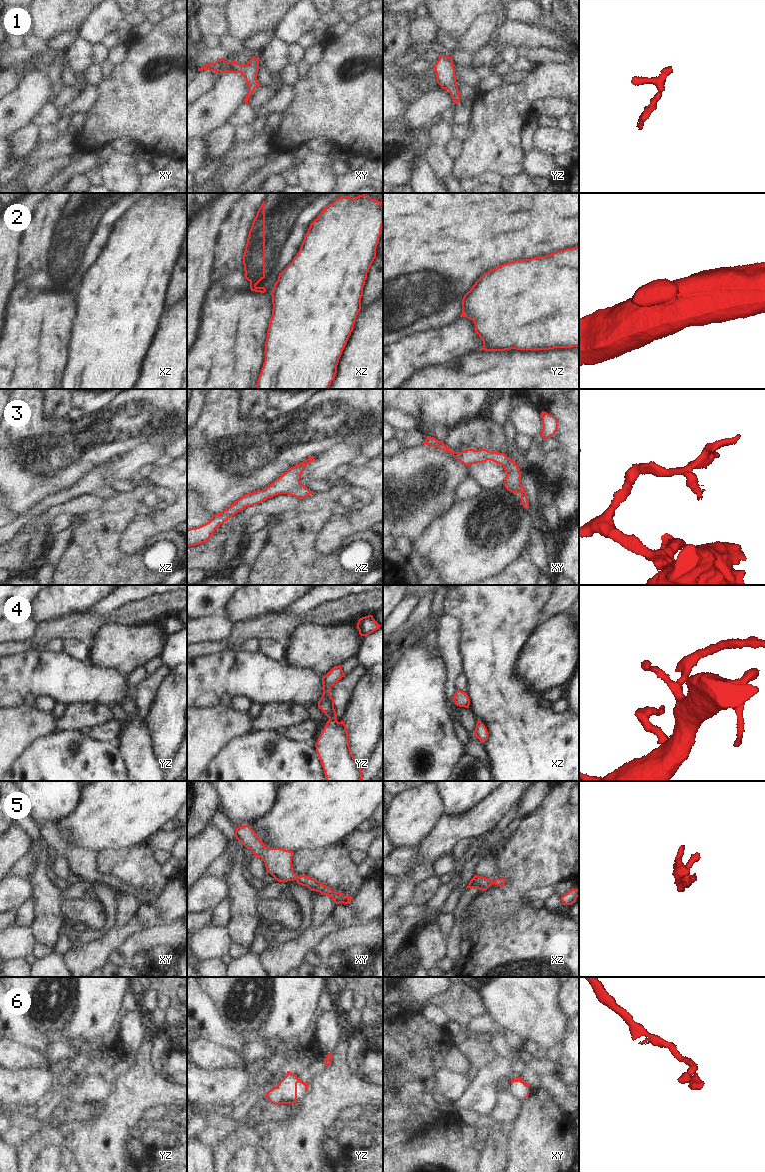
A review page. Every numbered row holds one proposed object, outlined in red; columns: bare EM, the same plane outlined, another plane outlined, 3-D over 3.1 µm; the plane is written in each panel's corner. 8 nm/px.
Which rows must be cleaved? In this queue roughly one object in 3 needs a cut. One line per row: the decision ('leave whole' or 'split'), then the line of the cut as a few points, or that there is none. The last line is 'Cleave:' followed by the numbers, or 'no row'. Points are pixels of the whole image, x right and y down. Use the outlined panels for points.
1: leave whole | no cut
2: split | yz (462, 308), (464, 312)
3: leave whole | no cut
4: leave whole | no cut
5: leave whole | no cut
6: leave whole | no cut
Cleave: 2

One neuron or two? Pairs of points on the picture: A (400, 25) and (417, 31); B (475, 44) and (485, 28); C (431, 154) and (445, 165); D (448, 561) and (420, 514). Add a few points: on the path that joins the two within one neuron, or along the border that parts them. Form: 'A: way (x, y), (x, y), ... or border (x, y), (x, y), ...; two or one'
A: border (410, 21), (409, 37), (415, 45); two
B: way (475, 40), (481, 32); one
C: way (434, 155), (442, 163); one
D: border (446, 512), (435, 518), (428, 528), (412, 541); two

